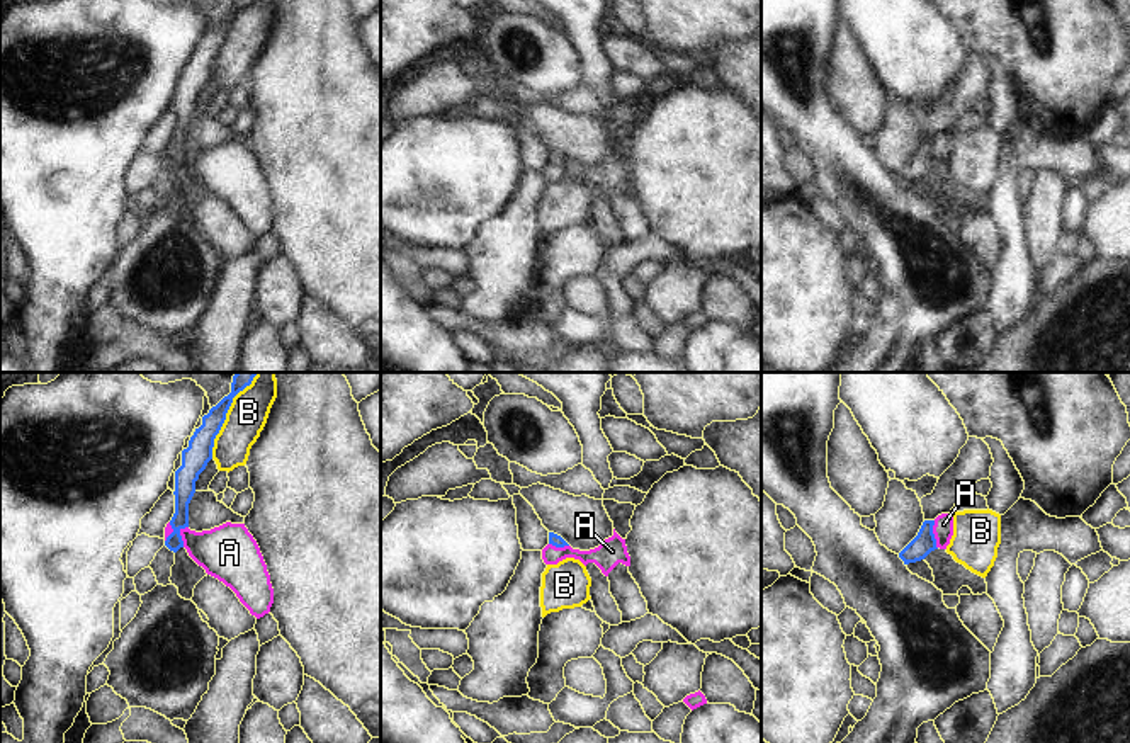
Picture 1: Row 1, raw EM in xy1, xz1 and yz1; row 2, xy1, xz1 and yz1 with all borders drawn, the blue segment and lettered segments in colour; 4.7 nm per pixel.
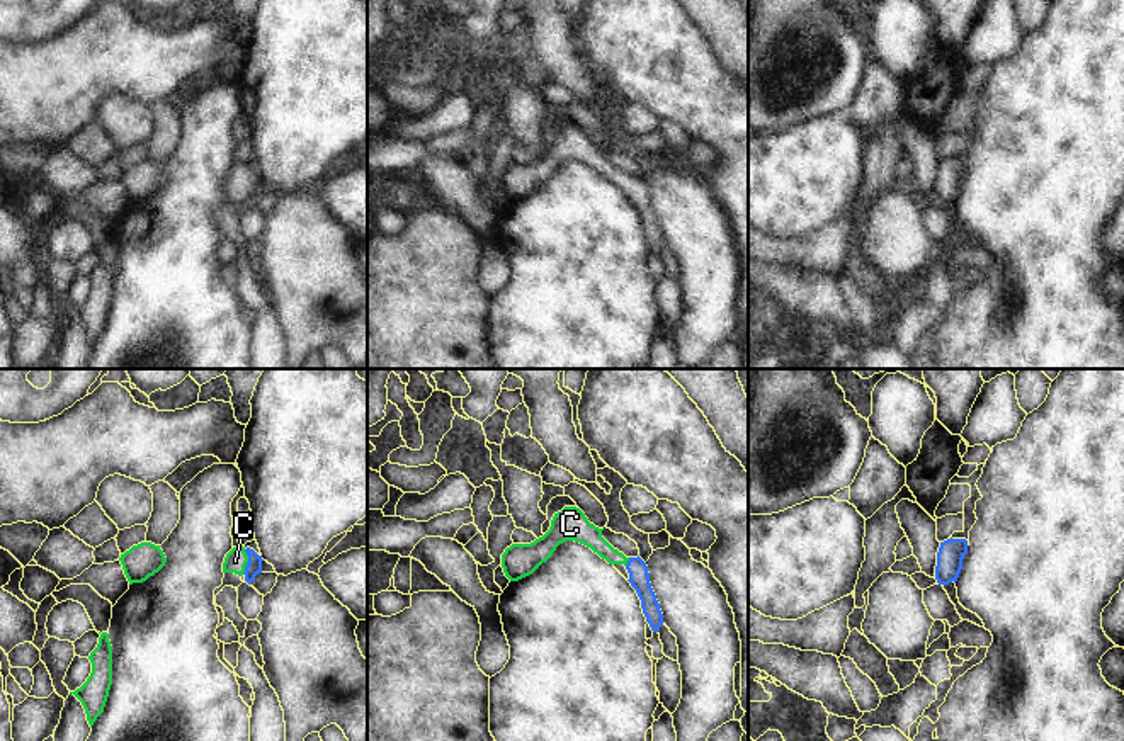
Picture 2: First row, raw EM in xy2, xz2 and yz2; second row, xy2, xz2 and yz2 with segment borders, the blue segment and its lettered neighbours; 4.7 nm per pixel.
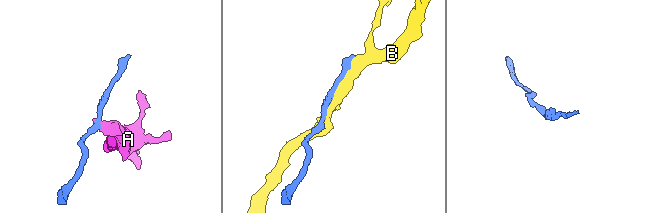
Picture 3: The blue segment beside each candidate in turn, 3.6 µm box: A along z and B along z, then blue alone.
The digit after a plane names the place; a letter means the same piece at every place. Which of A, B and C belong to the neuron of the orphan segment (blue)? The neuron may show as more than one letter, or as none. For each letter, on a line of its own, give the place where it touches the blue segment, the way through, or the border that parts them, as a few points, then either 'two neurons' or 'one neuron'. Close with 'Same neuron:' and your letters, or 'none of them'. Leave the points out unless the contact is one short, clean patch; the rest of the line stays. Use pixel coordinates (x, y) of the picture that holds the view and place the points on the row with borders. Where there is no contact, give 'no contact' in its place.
A: meets blue in yz1 at (933, 534); border along yz1 (933, 521), (937, 548); two neurons
B: meets blue in xy1 at (225, 415); two neurons
C: meets blue in xy2 at (249, 561); runs through xy2 (254, 566), (249, 561), (235, 561); one neuron
Same neuron: C

